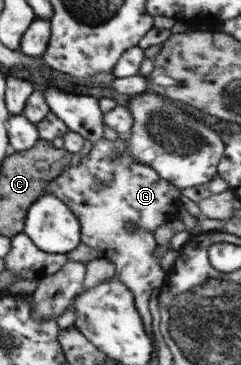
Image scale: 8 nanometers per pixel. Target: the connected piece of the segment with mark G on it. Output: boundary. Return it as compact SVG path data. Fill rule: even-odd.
M127 133L118 135L115 140L107 140L99 138L92 146L89 152L80 159L78 166L66 166L64 172L60 176L47 183L47 190L50 190L56 198L60 199L76 217L79 222L79 239L82 244L97 250L106 260L110 260L114 265L115 275L117 279L128 287L132 293L134 307L136 313L142 321L144 332L152 341L152 348L156 348L156 343L152 338L154 334L151 332L151 314L147 303L153 288L161 286L165 280L166 272L160 268L160 257L154 256L152 252L156 248L154 240L155 228L166 222L168 214L176 214L179 212L180 189L160 178L150 166L141 165L140 162L134 162L127 153ZM113 148L120 153L120 156L114 156ZM132 222L139 226L136 231L126 231L124 224Z

